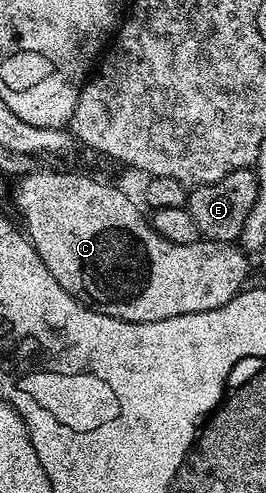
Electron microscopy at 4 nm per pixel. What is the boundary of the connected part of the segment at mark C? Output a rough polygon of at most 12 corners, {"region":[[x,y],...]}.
{"region":[[88,175],[19,176],[16,207],[66,293],[153,323],[213,311],[239,246],[174,245]]}

